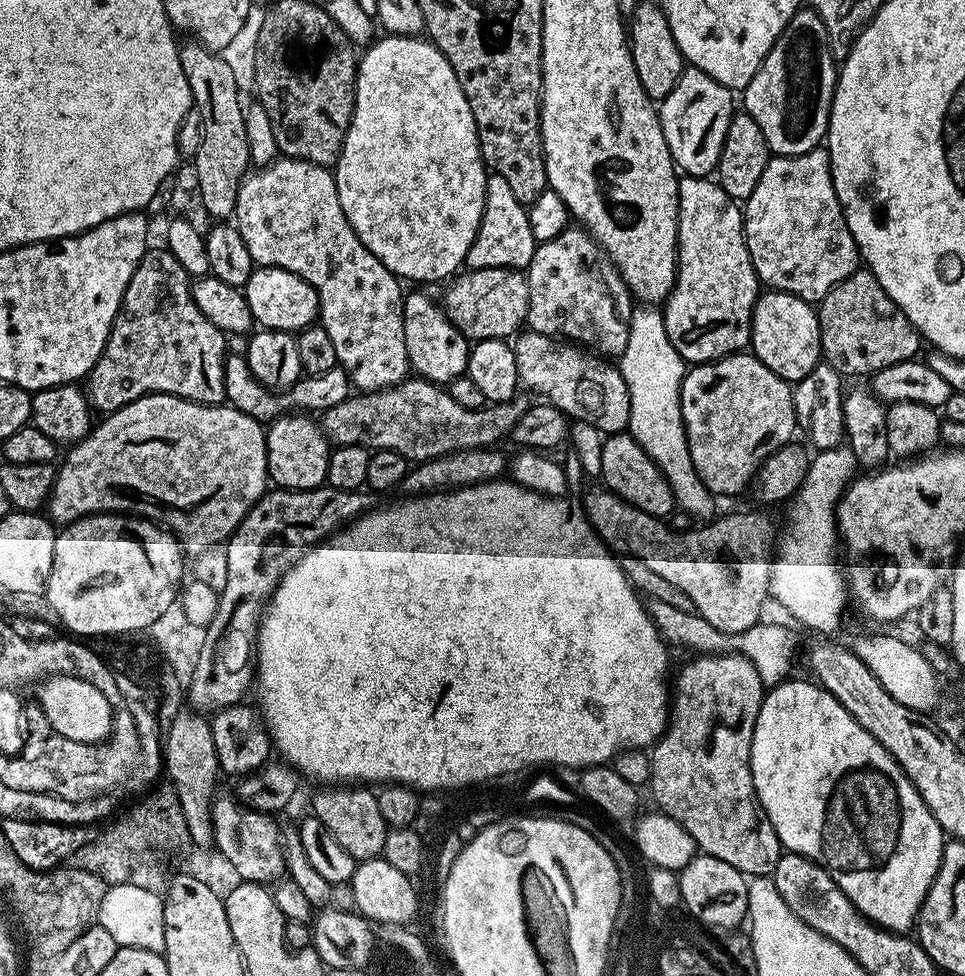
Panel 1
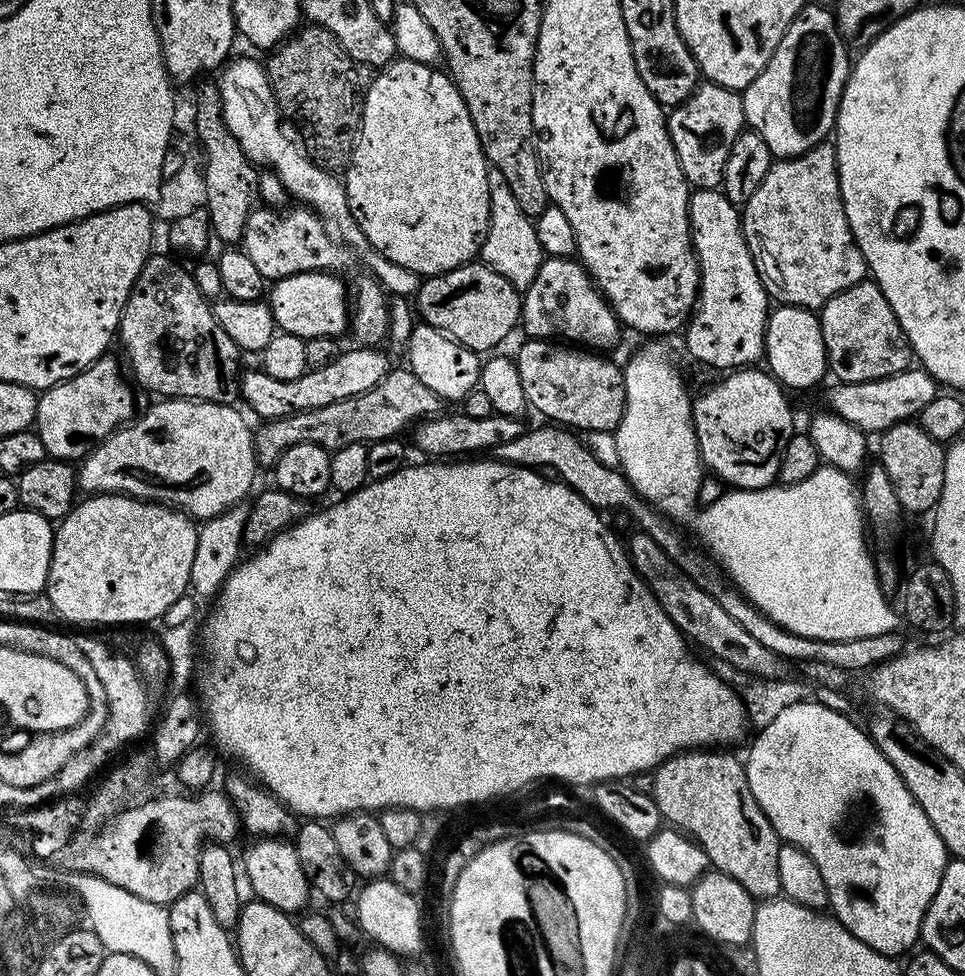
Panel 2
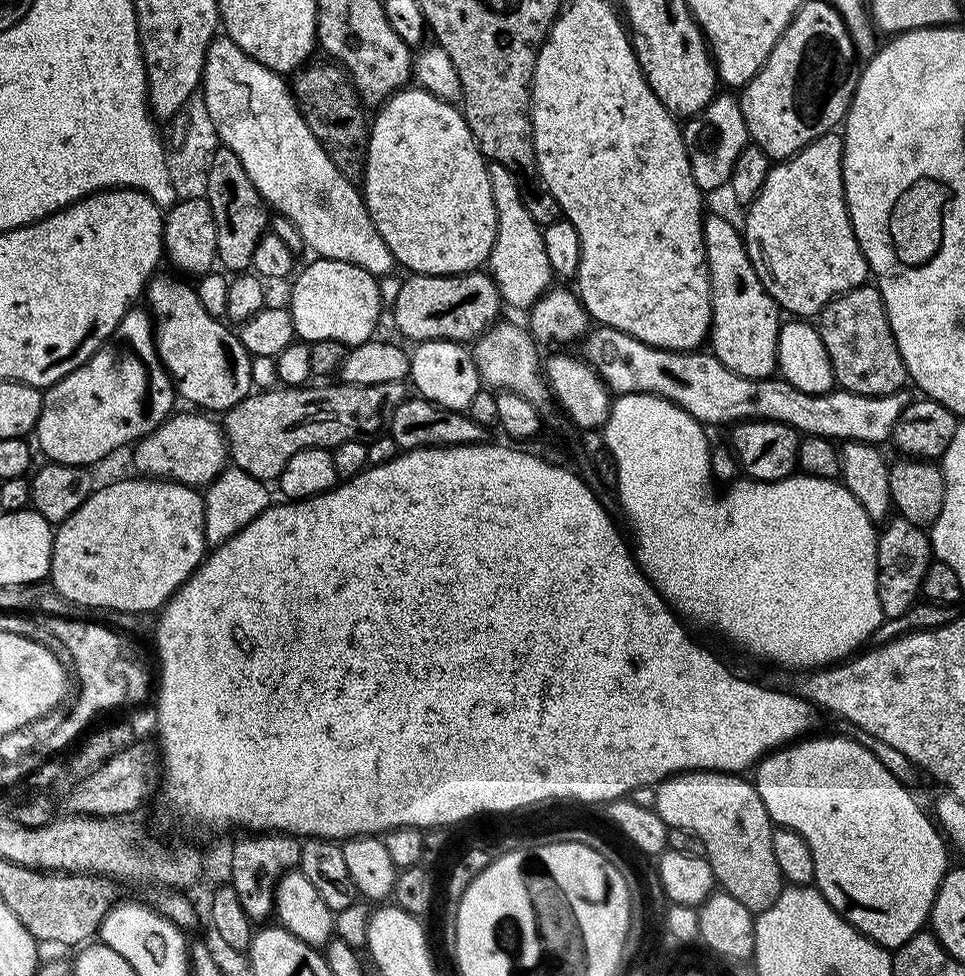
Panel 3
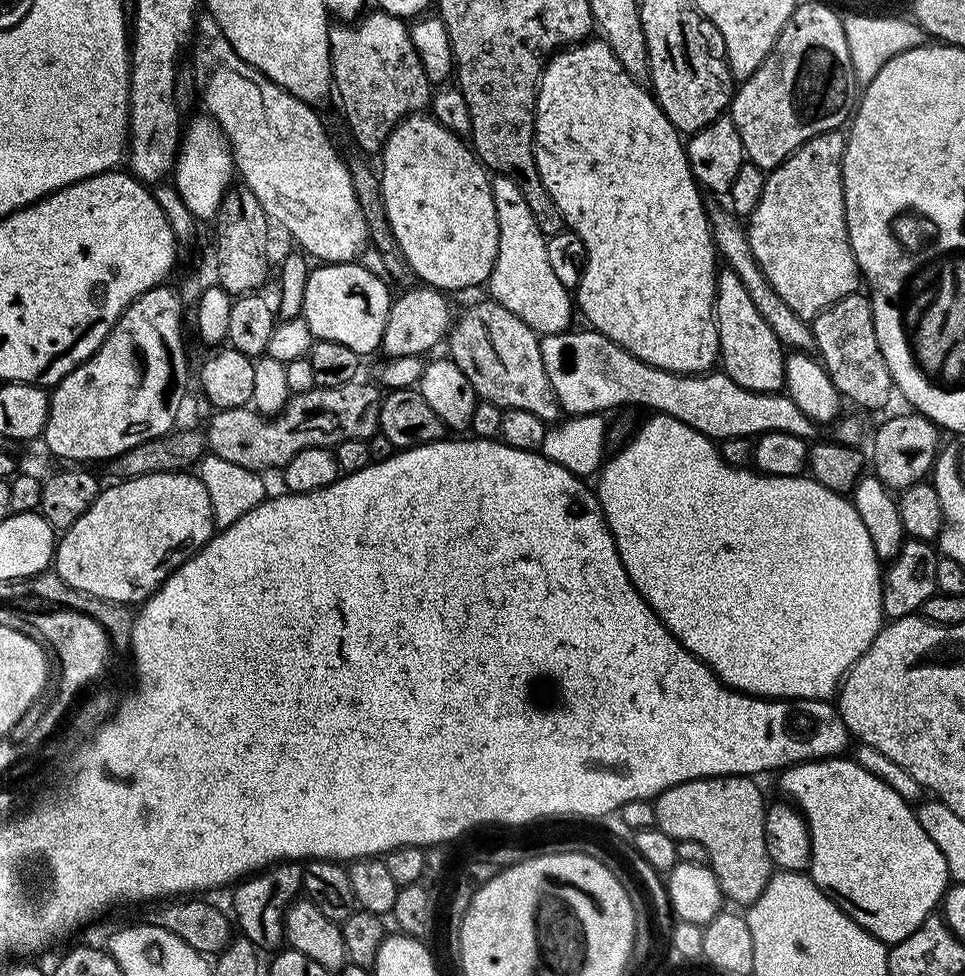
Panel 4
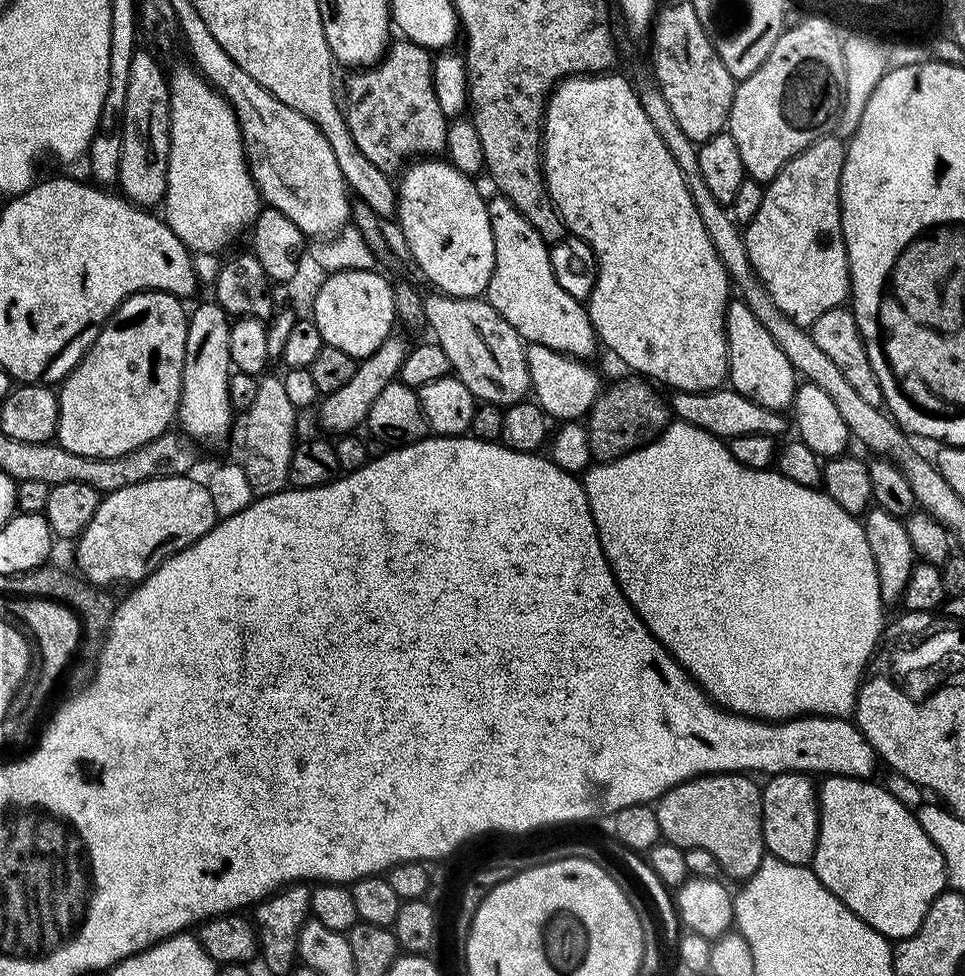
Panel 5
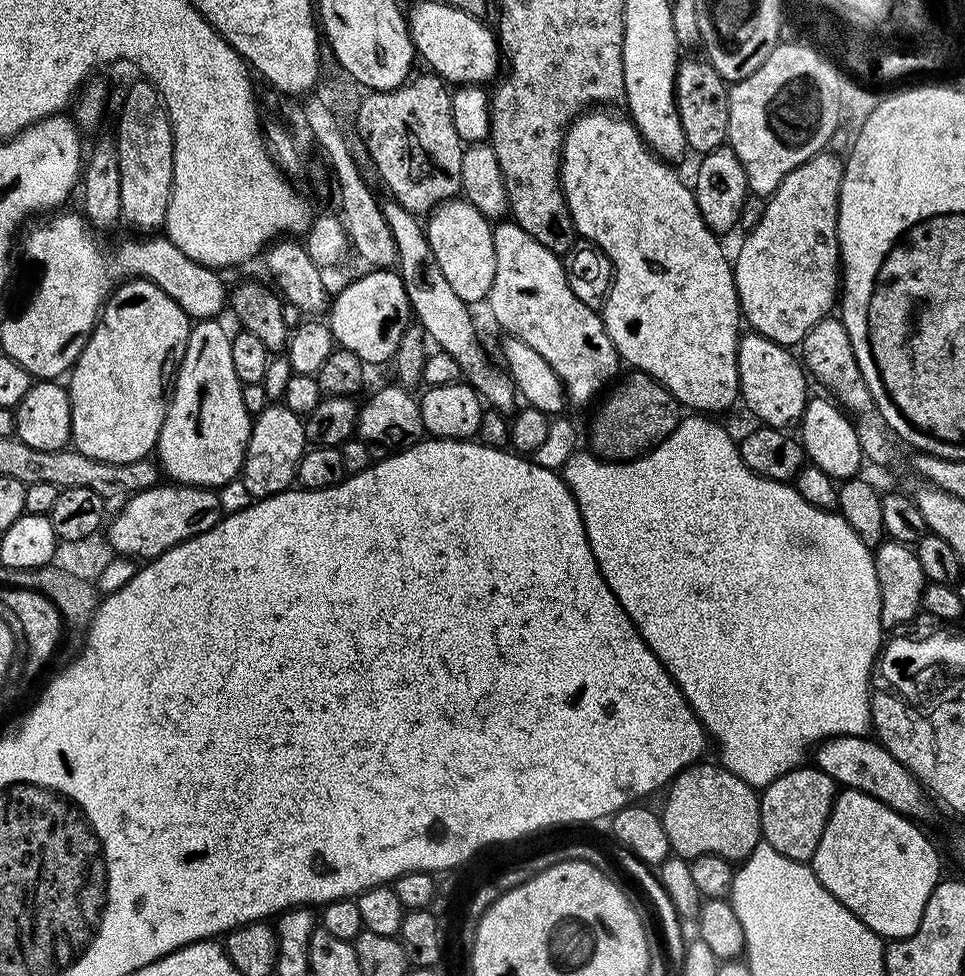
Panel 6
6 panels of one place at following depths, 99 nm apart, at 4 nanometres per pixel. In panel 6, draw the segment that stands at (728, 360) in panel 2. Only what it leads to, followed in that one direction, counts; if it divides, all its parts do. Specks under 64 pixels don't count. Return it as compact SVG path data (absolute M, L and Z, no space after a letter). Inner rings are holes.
M748 330L741 335L738 354L738 378L740 379L740 400L761 425L769 428L787 429L804 419L804 408L808 405L809 377L799 359L791 356L783 344L774 342L762 334Z

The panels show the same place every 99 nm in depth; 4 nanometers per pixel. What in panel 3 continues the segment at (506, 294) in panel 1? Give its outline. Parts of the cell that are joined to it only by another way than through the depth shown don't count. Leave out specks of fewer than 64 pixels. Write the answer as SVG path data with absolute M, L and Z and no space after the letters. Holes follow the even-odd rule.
M487 271L463 272L461 276L412 274L401 279L397 301L390 305L396 328L411 342L454 340L475 342L495 324L502 309L500 291Z

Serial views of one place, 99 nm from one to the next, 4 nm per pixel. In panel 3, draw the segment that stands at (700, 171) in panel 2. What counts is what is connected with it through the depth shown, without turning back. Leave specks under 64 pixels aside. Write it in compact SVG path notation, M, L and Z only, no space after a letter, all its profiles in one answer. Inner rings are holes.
M718 94L697 116L691 117L683 125L682 131L684 145L688 151L690 170L694 174L694 182L699 188L703 184L712 184L717 190L723 189L734 170L734 162L738 162L738 154L742 154L742 150L747 148L750 143L746 118L742 118L739 99L735 95L724 96L724 94Z

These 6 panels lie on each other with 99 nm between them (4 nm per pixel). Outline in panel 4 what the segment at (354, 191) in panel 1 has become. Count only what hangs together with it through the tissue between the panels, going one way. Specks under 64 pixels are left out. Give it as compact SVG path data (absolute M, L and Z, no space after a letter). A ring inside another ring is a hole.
M417 114L409 116L400 121L393 128L382 149L384 161L378 164L378 175L380 177L380 193L386 206L386 218L390 222L390 230L394 230L394 238L402 246L402 252L406 256L406 262L415 273L415 279L425 285L441 290L448 288L476 288L487 285L490 274L494 270L494 262L498 254L498 214L494 214L494 198L492 197L492 181L490 173L476 158L475 152L459 135L452 133L428 114Z

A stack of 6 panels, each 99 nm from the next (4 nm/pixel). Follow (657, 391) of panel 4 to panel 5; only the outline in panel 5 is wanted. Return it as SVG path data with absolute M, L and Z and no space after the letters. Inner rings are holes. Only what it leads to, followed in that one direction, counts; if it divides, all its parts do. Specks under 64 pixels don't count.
M528 344L524 352L526 366L529 367L530 392L535 403L539 404L553 421L576 422L587 417L592 404L602 391L599 374L594 369L587 368L583 359L566 356L541 344ZM731 386L715 388L712 392L673 391L671 395L671 411L679 419L686 421L690 426L698 426L725 442L742 434L766 434L780 438L783 437L783 432L790 428L789 417L784 412L758 406L758 402L750 402L750 398L738 394Z

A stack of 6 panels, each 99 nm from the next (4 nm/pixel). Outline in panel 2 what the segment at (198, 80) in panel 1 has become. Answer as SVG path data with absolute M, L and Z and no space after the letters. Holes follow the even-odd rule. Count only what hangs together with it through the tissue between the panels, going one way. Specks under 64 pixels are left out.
M215 83L204 84L196 92L196 132L204 147L202 171L206 184L206 209L211 224L211 235L221 240L221 245L236 246L244 239L246 218L257 203L261 177L256 174L257 165L248 160L238 138L227 129L223 120L220 92Z

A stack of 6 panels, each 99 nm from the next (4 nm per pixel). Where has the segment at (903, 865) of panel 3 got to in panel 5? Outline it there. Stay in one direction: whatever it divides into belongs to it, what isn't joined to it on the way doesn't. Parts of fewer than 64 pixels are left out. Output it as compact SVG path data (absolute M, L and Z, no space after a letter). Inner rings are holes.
M829 776L819 785L820 829L818 830L816 853L810 867L816 873L816 877L826 886L826 890L830 890L830 894L834 894L856 917L862 922L866 922L866 926L870 926L878 934L888 937L889 941L895 942L905 940L907 936L913 936L918 930L918 926L922 926L922 918L926 918L926 910L930 910L934 898L938 898L941 892L945 891L947 874L944 869L942 854L927 836L926 831L922 830L922 826L916 821L915 811L911 807L908 809L894 793L887 792L882 785L872 783L876 782L871 779L855 780L849 776Z

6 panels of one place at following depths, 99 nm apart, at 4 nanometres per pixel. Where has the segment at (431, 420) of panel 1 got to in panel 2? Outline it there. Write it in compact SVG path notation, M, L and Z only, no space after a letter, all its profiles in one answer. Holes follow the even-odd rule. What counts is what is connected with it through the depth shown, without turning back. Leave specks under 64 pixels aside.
M393 367L378 386L354 398L342 398L342 402L330 402L330 406L318 406L318 410L302 410L286 418L261 423L254 432L256 458L261 465L275 465L276 459L295 444L317 444L335 450L351 444L373 444L379 440L390 440L401 435L404 427L441 411L442 401L430 390L430 386L418 382L411 368Z

